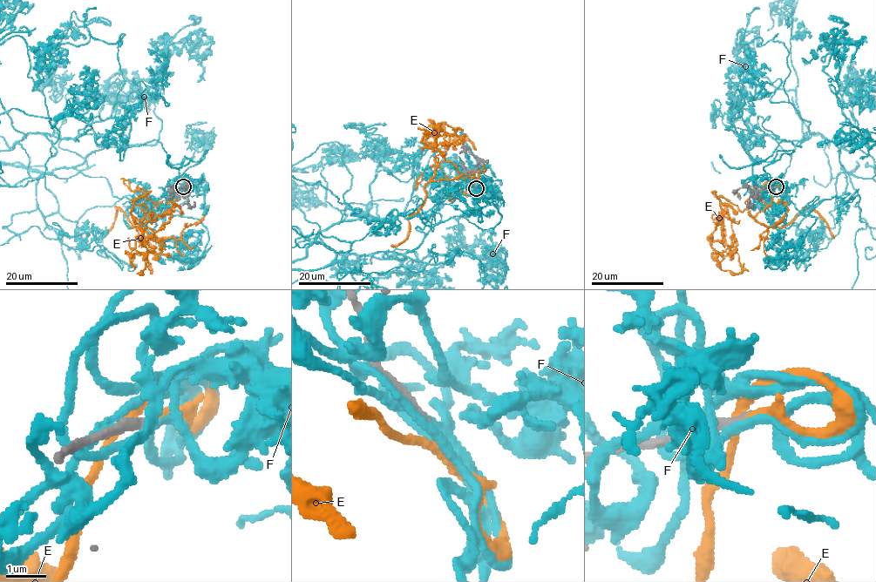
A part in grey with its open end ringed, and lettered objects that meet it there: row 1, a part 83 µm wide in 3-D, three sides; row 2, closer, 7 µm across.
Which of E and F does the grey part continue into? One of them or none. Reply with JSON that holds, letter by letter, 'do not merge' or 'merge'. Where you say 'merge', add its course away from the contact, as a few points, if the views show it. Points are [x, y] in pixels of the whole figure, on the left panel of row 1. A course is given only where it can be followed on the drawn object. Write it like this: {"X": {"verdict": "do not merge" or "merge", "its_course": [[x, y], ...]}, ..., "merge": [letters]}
{"E": {"verdict": "merge"}, "F": {"verdict": "do not merge"}, "merge": ["E"]}

